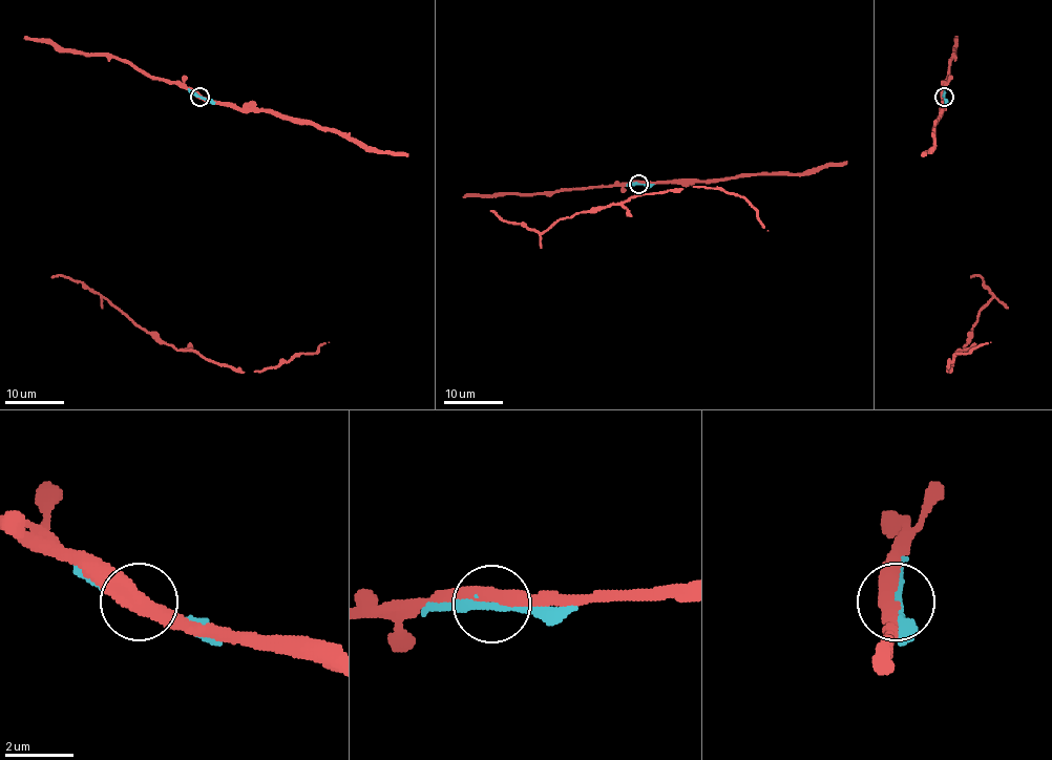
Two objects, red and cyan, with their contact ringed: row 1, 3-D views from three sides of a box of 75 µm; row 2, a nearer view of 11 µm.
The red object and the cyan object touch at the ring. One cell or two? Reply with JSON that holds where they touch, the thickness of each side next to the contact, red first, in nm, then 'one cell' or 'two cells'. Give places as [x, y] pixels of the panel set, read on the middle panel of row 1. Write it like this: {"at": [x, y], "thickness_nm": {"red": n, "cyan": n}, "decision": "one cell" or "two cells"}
{"at": [638, 184], "thickness_nm": {"red": 480, "cyan": 200}, "decision": "one cell"}

